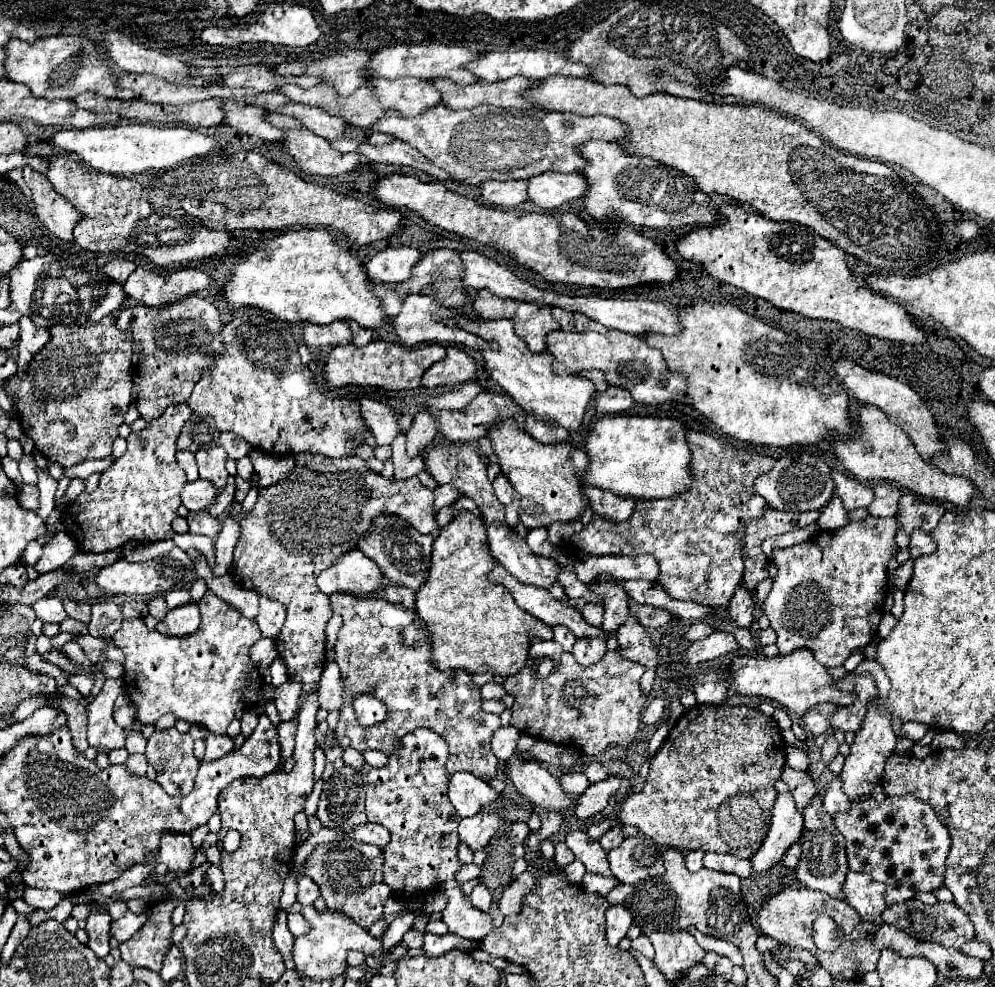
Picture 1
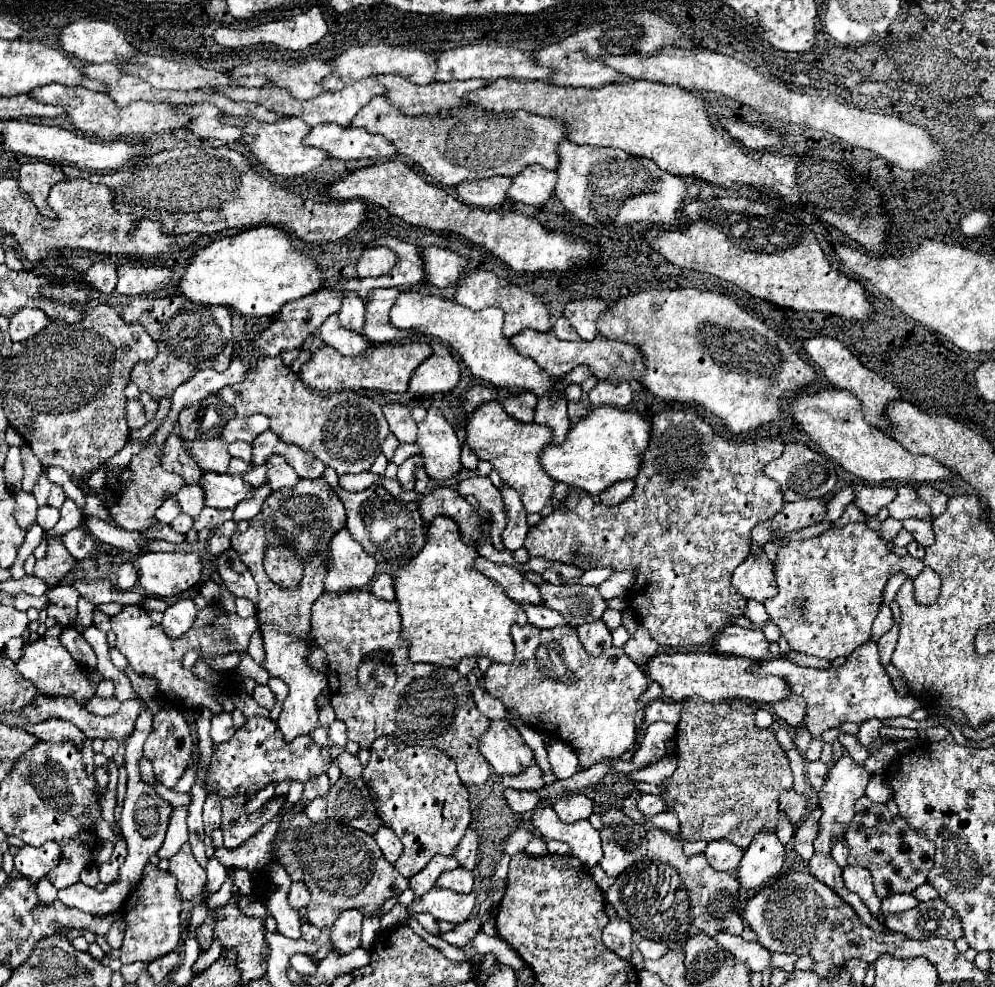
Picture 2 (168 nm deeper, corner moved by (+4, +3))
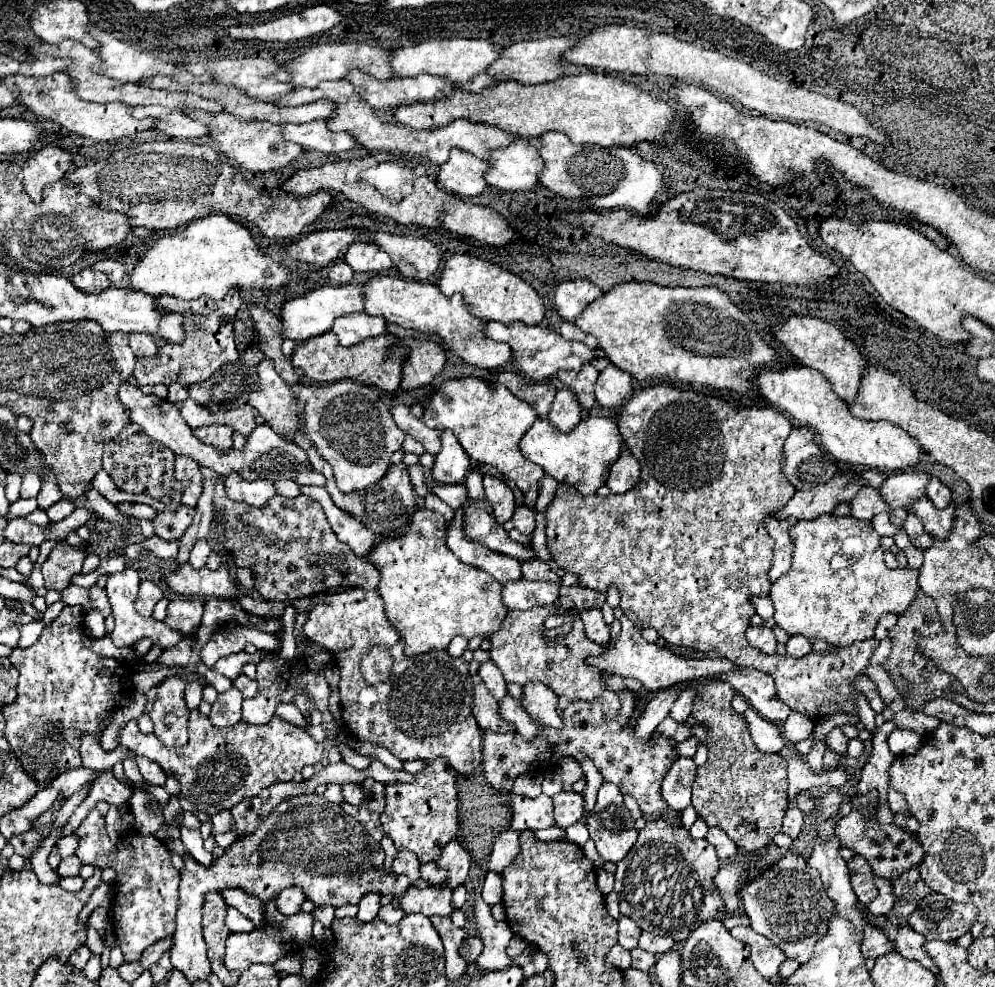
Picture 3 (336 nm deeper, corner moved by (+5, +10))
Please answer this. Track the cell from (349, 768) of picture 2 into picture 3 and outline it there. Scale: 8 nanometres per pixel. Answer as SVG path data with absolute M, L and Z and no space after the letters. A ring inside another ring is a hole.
M344 784L342 788L344 788L344 800L348 804L362 804L364 794L362 794L362 790L360 790L358 784Z

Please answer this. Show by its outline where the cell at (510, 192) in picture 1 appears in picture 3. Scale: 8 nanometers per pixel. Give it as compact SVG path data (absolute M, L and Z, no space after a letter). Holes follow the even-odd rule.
M452 148L448 162L444 162L438 170L438 180L446 192L458 196L478 196L486 188L486 182L482 180L484 170L486 162L478 160L470 152Z

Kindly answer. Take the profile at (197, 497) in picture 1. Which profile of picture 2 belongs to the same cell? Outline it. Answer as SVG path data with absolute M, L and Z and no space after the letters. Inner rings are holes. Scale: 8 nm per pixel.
M205 473L199 485L203 489L205 505L217 509L235 509L239 501L251 495L251 487L245 485L239 475Z

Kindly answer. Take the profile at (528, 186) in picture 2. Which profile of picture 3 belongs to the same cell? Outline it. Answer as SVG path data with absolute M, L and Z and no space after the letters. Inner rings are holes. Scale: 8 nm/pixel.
M518 138L506 148L490 150L488 172L484 172L484 180L488 186L500 190L522 192L532 190L538 184L540 170L542 158L538 156L538 150L524 138Z

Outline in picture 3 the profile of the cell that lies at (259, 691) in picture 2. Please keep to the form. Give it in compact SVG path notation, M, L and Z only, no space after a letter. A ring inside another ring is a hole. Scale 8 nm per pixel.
M240 674L238 678L234 678L232 684L234 684L234 688L238 688L246 698L254 698L256 692L258 692L258 684L256 684L256 680L250 680L250 678L244 676L244 674Z

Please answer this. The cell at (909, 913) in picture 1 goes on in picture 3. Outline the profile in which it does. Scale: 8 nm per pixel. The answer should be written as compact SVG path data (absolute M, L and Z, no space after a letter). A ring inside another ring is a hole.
M928 894L922 906L910 916L910 926L924 934L926 940L956 940L970 932L976 922L978 908L974 904L958 904L938 894Z

